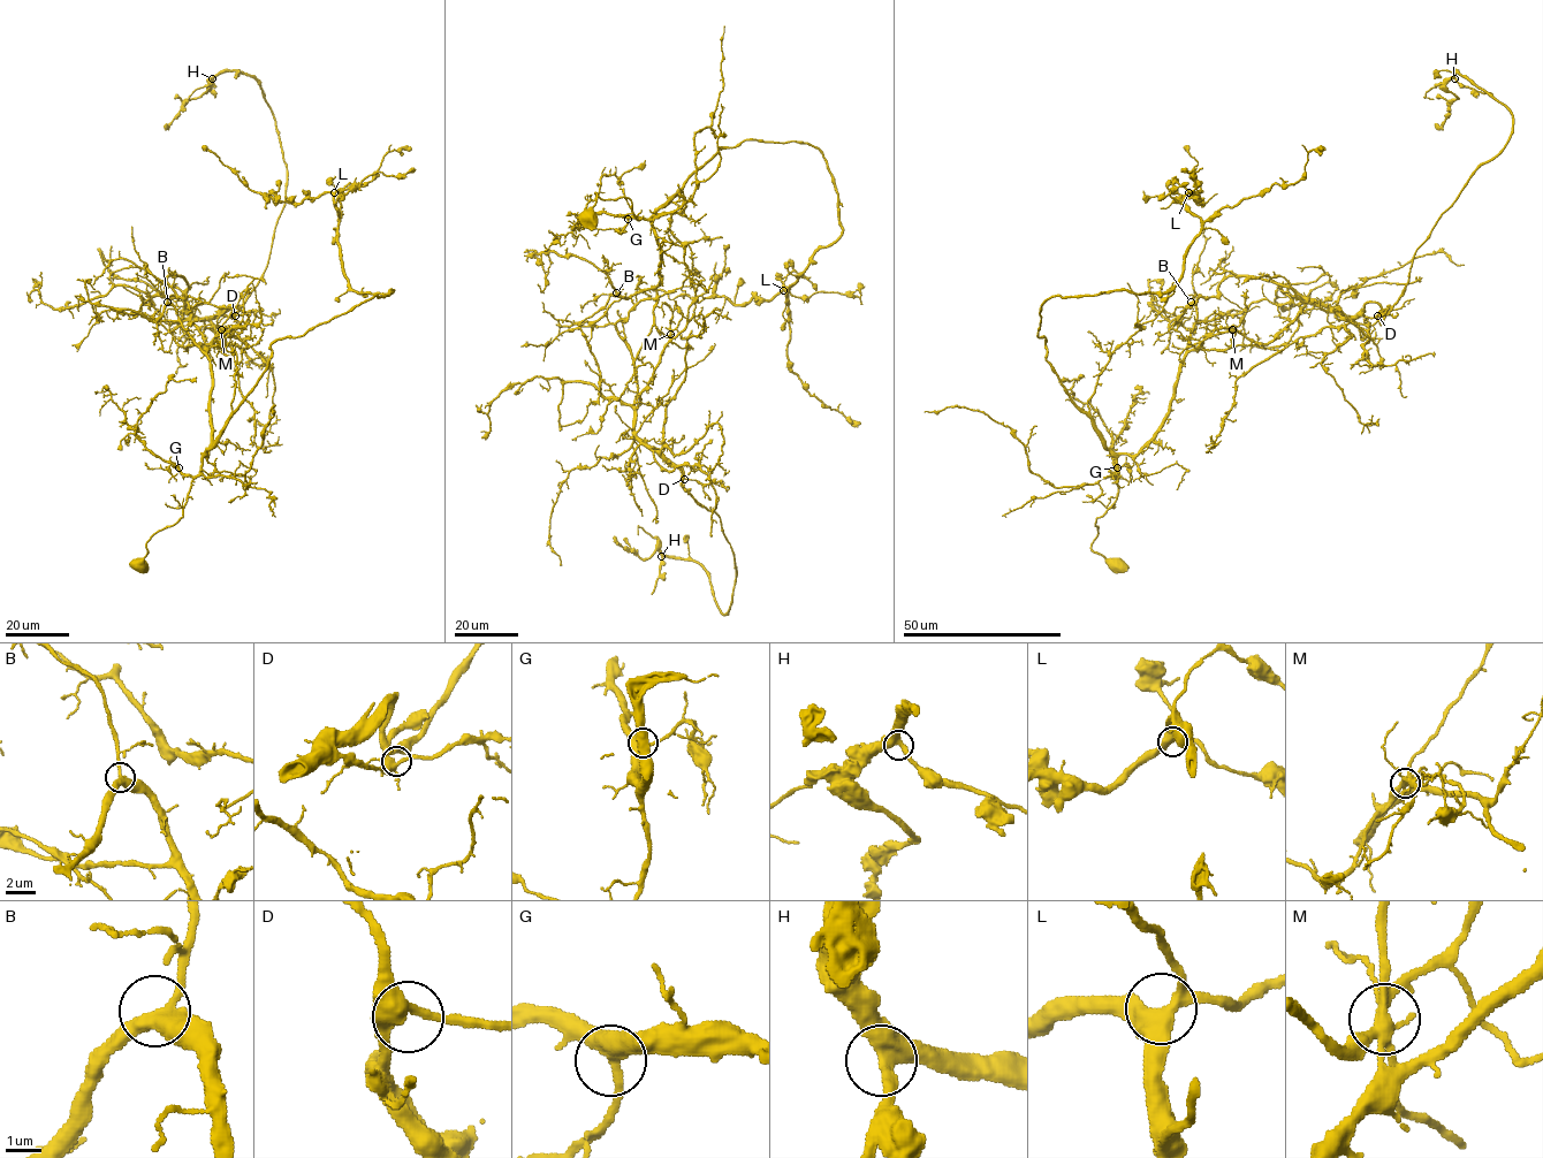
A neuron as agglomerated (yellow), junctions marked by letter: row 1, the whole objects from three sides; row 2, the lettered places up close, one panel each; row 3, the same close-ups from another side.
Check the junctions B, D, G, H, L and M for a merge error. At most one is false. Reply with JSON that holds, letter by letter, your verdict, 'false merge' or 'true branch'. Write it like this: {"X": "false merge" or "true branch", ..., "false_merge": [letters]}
{"B": "true branch", "D": "true branch", "G": "true branch", "H": "true branch", "L": "true branch", "M": "false merge", "false_merge": ["M"]}

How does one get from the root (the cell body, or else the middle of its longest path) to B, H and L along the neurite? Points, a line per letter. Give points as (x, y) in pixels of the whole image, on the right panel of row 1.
B: (1116, 565), (1092, 549), (1095, 519), (1116, 501), (1117, 458), (1135, 455), (1168, 411), (1195, 321), (1191, 302)
H: (1116, 565), (1095, 519), (1187, 352), (1267, 344), (1308, 302), (1396, 302), (1512, 131), (1454, 78)
L: (1116, 565), (1092, 549), (1116, 498), (1116, 458), (1046, 359), (1040, 309), (1167, 292), (1201, 227), (1188, 192)

